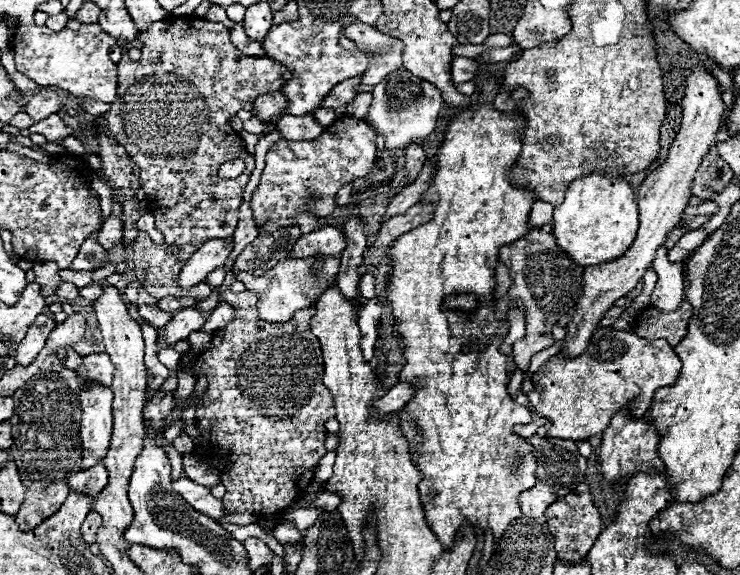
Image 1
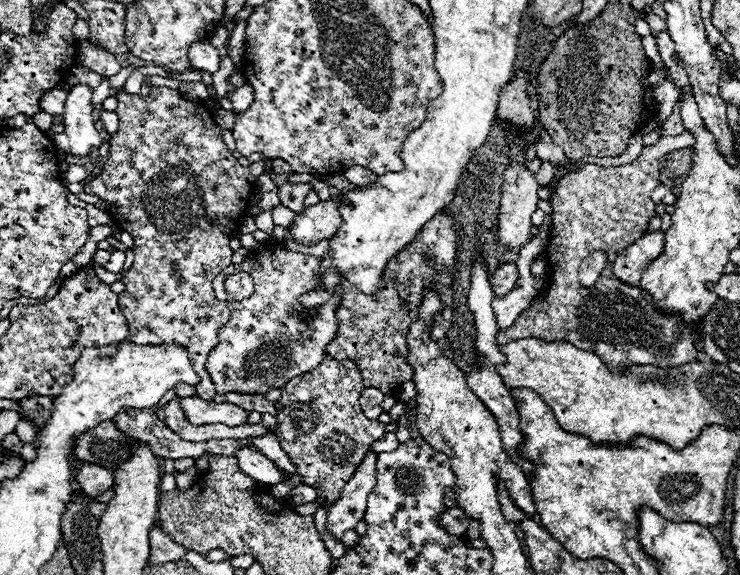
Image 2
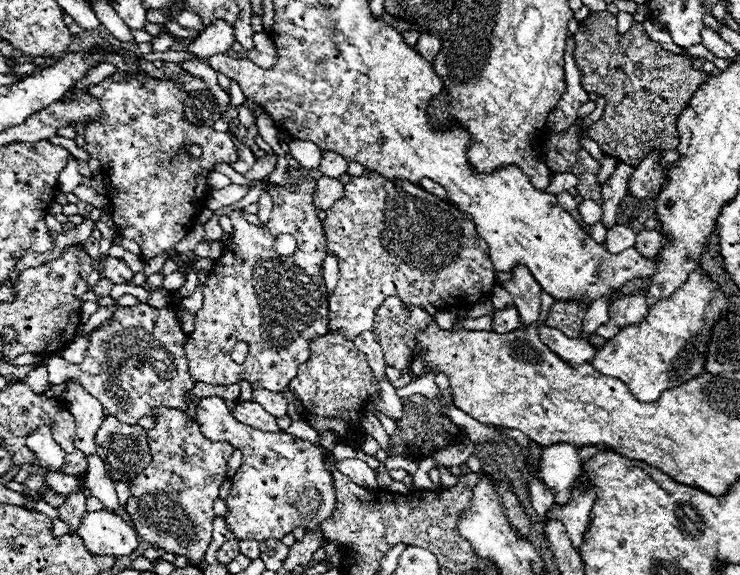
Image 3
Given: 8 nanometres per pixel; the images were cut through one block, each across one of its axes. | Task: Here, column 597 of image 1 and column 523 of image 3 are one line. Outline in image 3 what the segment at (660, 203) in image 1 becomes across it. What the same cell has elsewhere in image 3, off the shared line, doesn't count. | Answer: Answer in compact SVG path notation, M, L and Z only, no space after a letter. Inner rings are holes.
M516 266L512 268L512 280L504 284L504 288L510 292L514 298L516 310L520 314L522 326L528 328L530 324L538 322L540 318L540 284L534 280L530 270L526 266Z

